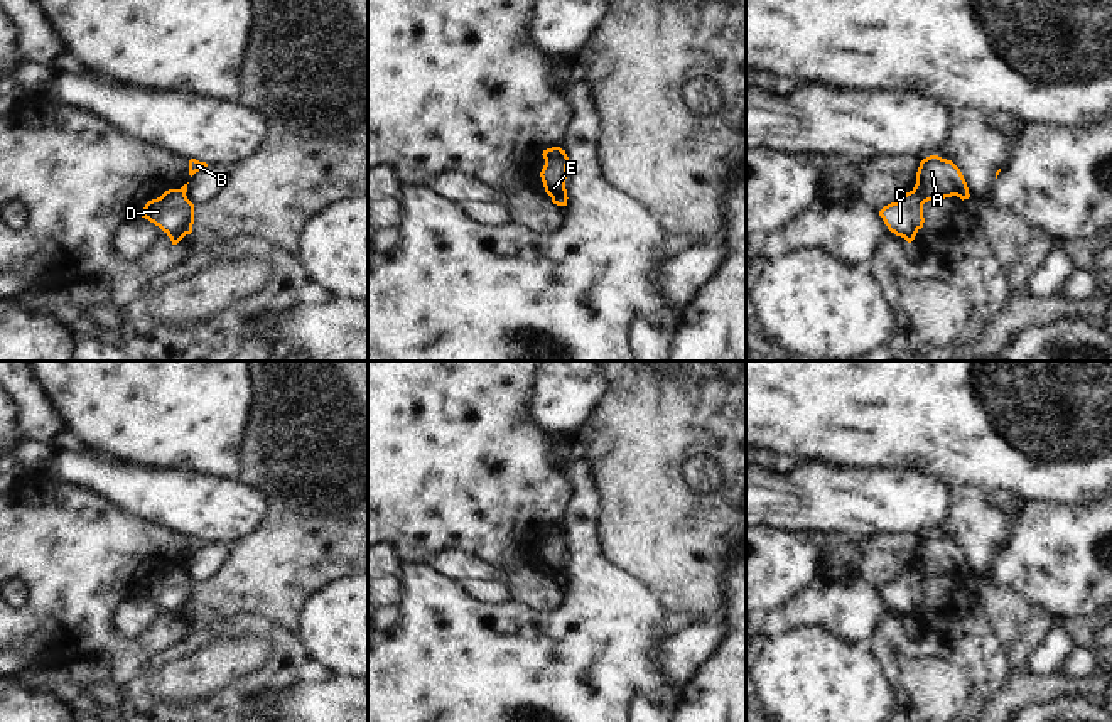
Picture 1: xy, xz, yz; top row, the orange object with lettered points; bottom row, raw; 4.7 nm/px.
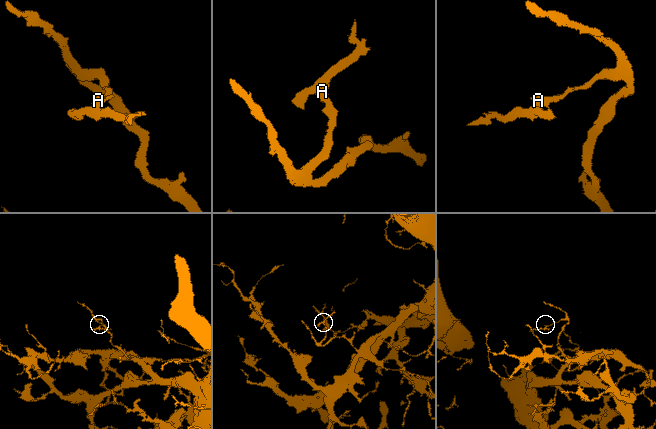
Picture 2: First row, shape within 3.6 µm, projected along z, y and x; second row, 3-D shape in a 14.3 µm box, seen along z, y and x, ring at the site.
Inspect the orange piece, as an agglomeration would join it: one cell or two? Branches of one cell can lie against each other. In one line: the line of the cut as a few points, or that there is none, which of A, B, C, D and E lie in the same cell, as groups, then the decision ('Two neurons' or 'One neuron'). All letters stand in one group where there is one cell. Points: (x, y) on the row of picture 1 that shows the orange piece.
Split along yz (913, 189), (923, 203). Groups: A B E / C D. Two neurons.

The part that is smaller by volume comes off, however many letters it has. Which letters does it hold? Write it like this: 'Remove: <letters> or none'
Remove: C, D

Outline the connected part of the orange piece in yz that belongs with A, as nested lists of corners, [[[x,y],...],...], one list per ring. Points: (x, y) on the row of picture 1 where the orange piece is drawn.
[[[930,155],[920,162],[913,191],[923,202],[957,196],[969,199],[969,187],[960,169],[947,159]]]

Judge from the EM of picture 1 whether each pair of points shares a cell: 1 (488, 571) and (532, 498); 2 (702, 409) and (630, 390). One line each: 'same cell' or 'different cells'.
1: different cells
2: same cell

